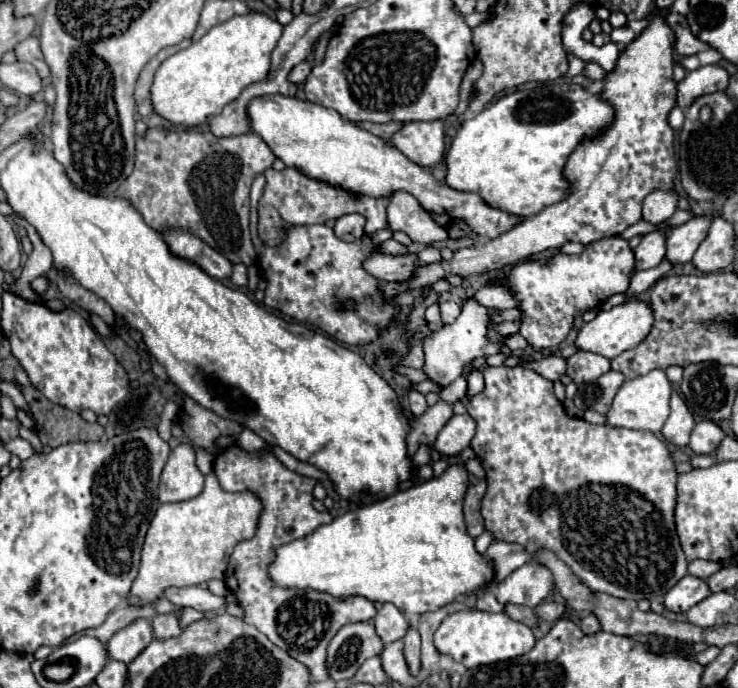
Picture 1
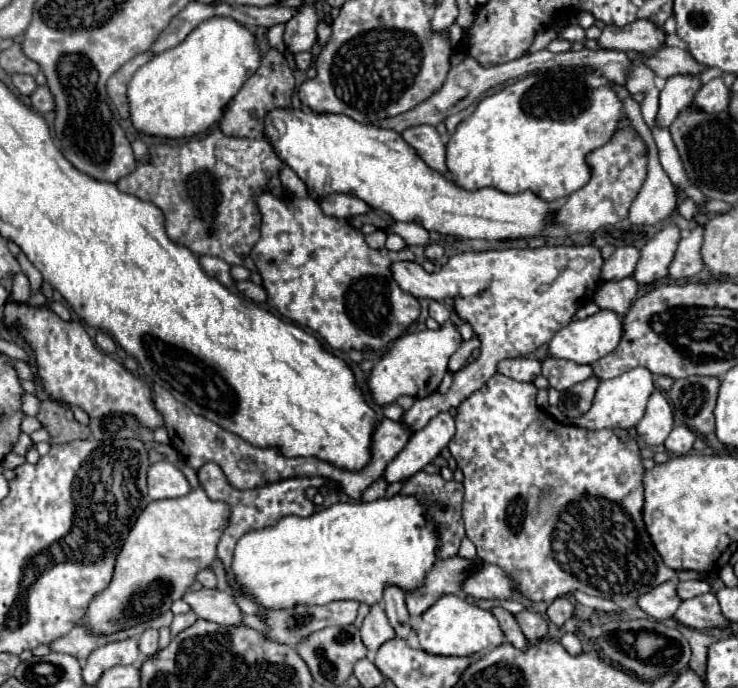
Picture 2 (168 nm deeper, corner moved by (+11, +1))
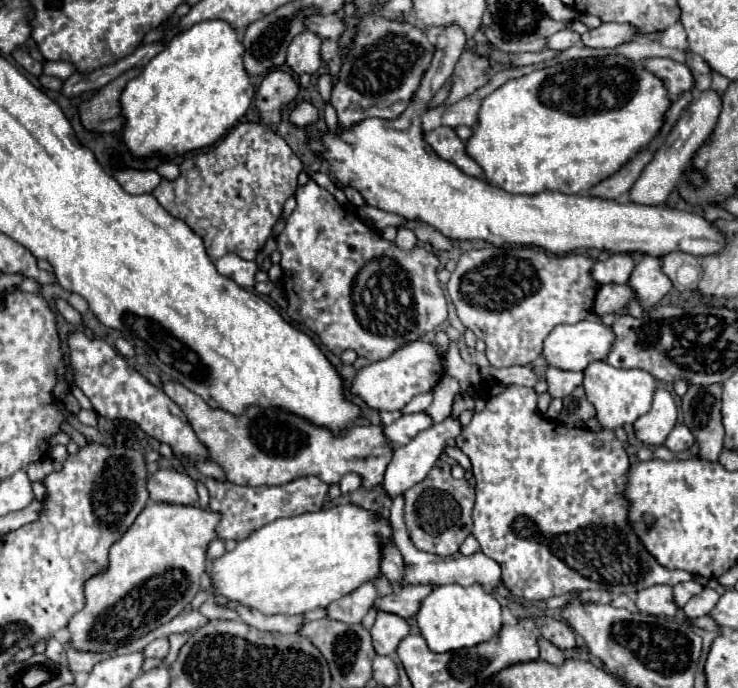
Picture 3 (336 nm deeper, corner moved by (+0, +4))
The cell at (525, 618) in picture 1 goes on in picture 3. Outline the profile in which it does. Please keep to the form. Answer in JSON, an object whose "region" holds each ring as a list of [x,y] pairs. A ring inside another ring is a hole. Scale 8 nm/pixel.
{"region":[[[545,616],[543,622],[539,624],[539,634],[543,638],[547,638],[549,642],[553,642],[557,648],[565,650],[565,648],[573,648],[575,646],[575,636],[571,632],[571,628],[561,622],[561,620],[555,620],[551,616]]]}

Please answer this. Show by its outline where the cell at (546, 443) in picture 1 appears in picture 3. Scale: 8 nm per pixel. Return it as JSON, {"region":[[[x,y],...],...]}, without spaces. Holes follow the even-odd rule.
{"region":[[[505,386],[505,390],[497,396],[491,396],[485,404],[485,410],[475,412],[471,422],[461,430],[459,438],[457,438],[457,446],[463,454],[469,456],[471,464],[473,464],[473,476],[477,480],[475,484],[475,508],[473,508],[473,524],[477,524],[477,530],[473,528],[473,536],[477,538],[477,542],[481,544],[481,550],[485,556],[493,558],[499,566],[501,566],[501,580],[503,584],[511,590],[513,596],[529,600],[529,602],[541,602],[541,600],[549,600],[553,596],[561,596],[565,592],[571,590],[605,590],[611,592],[613,596],[619,594],[637,594],[643,588],[655,586],[655,584],[679,584],[679,582],[687,582],[693,580],[695,576],[691,572],[685,570],[669,570],[665,566],[661,566],[653,554],[647,552],[647,548],[643,546],[643,542],[639,540],[639,536],[635,534],[631,522],[629,522],[629,500],[625,498],[625,488],[627,488],[627,478],[629,478],[629,454],[625,452],[623,444],[617,440],[613,430],[601,430],[601,432],[593,432],[589,428],[567,428],[557,420],[549,420],[547,416],[543,416],[537,410],[537,392],[533,388],[525,388],[525,386]]]}

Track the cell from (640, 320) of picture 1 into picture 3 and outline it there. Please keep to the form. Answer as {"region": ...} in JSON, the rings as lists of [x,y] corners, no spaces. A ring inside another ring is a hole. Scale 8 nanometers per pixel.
{"region":[[[583,320],[571,326],[555,326],[555,330],[547,336],[547,342],[543,346],[543,356],[549,362],[549,366],[561,370],[585,370],[591,362],[607,360],[613,342],[615,342],[615,332],[611,326],[599,320]]]}

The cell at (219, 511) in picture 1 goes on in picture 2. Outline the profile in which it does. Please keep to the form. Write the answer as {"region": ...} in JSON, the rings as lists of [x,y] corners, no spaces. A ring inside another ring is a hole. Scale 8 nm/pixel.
{"region":[[[202,487],[178,499],[152,501],[132,525],[116,555],[110,585],[92,597],[82,625],[92,635],[112,635],[166,613],[194,583],[196,573],[214,561],[228,513],[228,505],[210,501]]]}

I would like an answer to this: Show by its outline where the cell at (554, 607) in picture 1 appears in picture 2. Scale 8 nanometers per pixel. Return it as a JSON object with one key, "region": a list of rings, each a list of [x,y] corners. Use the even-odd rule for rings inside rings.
{"region":[[[560,597],[560,599],[556,599],[554,603],[548,605],[546,613],[548,613],[548,617],[550,617],[552,623],[562,625],[564,621],[568,621],[574,615],[574,603],[568,601],[566,597]]]}

